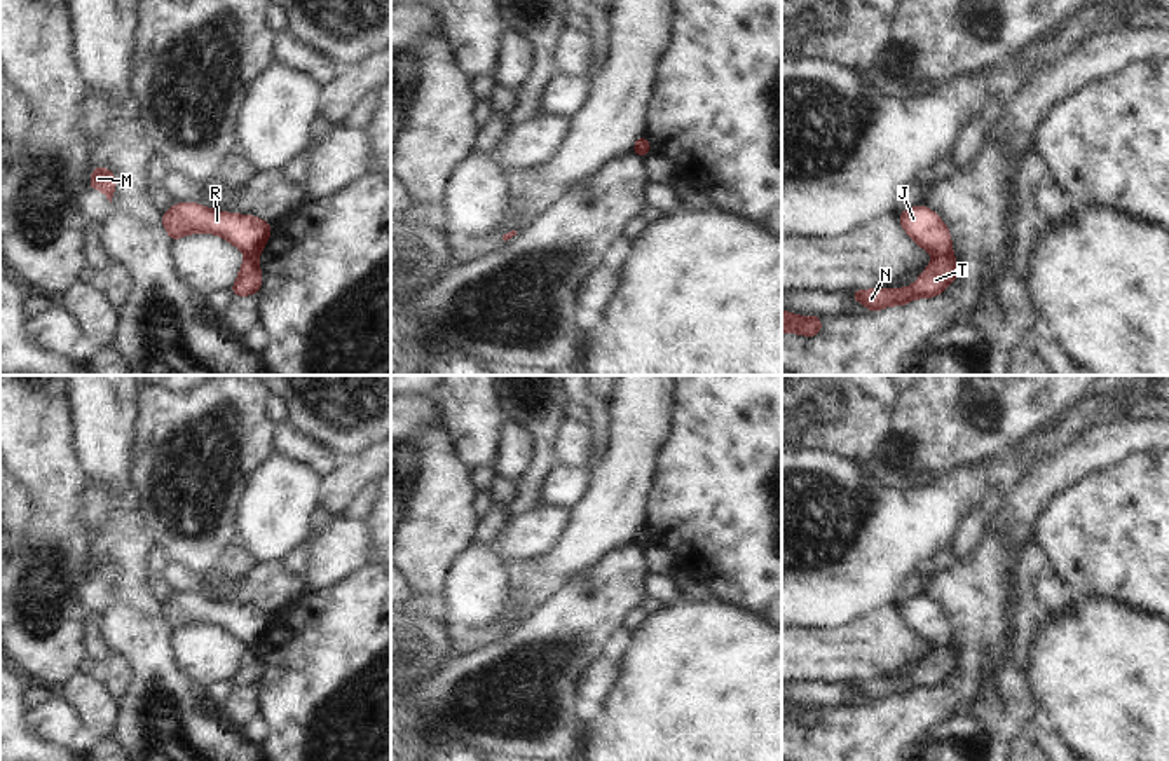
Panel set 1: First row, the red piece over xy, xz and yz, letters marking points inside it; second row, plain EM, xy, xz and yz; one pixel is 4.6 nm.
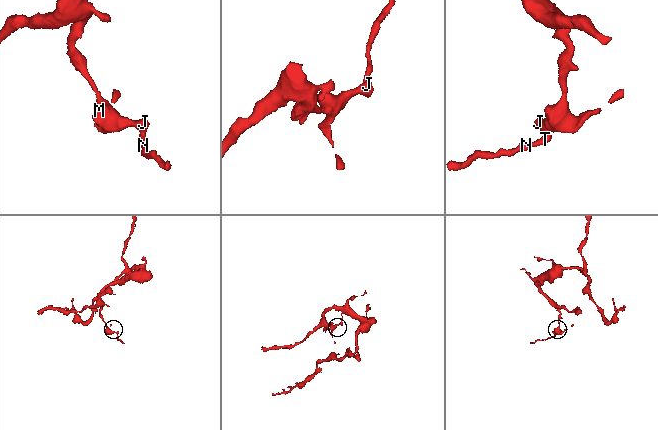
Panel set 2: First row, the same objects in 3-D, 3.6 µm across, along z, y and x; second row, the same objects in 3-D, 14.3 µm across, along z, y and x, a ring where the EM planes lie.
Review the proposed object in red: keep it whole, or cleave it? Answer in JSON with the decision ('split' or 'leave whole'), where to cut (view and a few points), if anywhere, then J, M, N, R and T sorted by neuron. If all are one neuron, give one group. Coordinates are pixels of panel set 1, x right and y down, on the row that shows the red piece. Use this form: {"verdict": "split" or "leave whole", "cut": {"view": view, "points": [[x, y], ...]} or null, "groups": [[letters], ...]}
{"verdict": "split", "cut": {"view": "yz", "points": [[951, 252], [934, 257]]}, "groups": [["J", "M", "R"], ["N", "T"]]}

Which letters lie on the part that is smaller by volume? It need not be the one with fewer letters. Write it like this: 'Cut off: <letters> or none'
Cut off: N, T

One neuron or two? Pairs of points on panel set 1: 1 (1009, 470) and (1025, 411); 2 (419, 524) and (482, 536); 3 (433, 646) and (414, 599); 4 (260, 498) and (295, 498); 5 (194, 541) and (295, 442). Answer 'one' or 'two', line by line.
1: two
2: two
3: one
4: one
5: two

